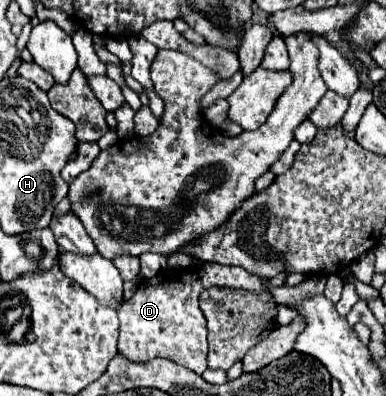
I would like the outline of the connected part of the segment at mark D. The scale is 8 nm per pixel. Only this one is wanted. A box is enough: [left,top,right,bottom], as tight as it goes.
[118,262,266,374]

